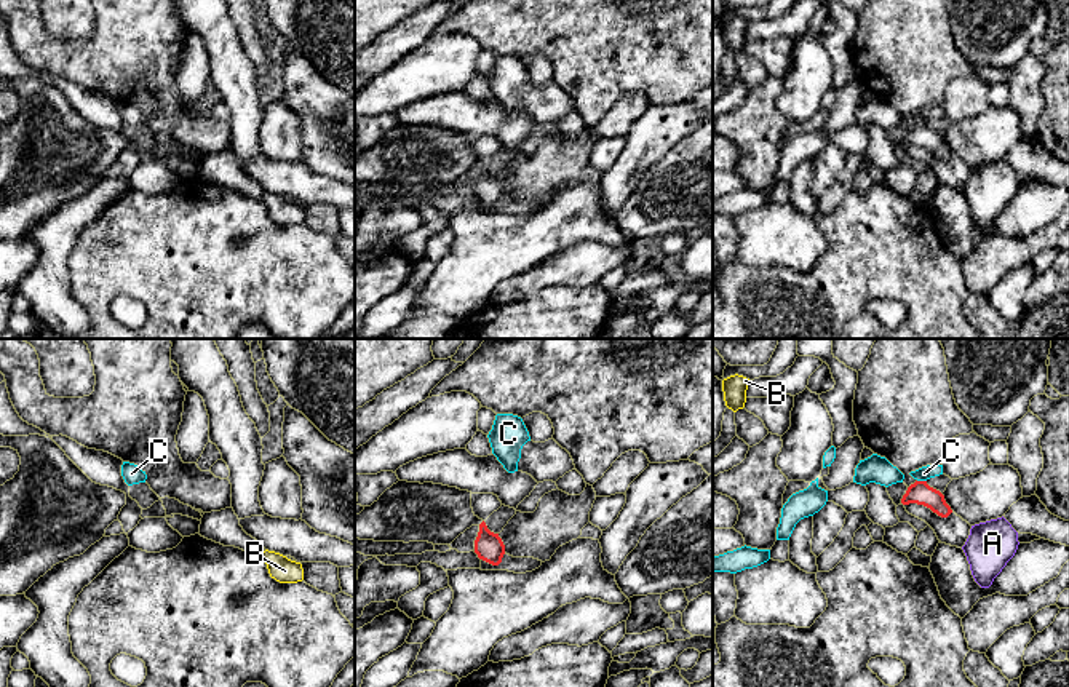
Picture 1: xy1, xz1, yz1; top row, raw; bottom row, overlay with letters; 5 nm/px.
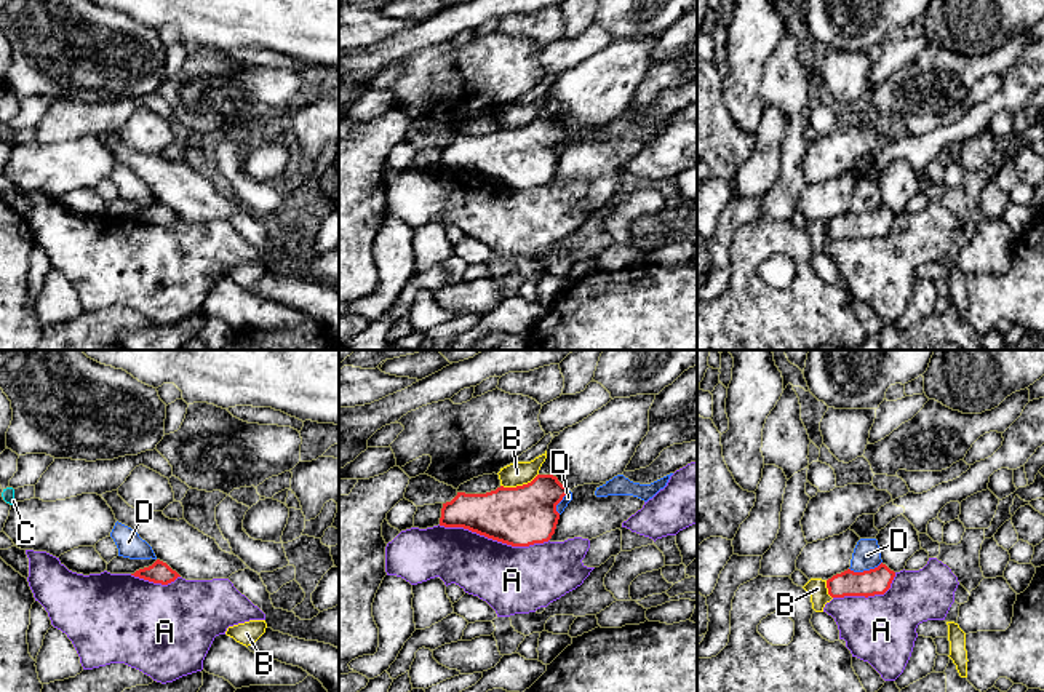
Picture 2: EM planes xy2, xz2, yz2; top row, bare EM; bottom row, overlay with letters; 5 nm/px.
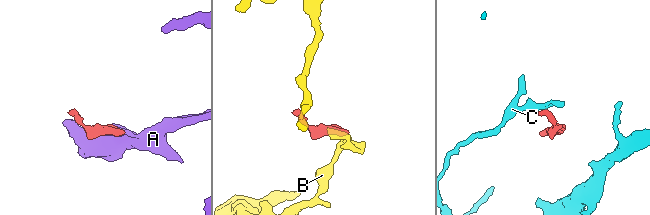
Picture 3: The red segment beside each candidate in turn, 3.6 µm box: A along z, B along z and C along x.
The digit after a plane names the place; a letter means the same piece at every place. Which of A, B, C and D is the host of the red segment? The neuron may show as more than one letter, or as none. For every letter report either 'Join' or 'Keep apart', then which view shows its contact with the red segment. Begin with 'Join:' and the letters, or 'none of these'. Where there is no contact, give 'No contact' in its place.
Join: none of these
A: Keep apart. Touches red in xz2
B: Keep apart. Touches red in xz2
C: Keep apart. Touches red in yz1
D: Keep apart. Touches red in yz2

